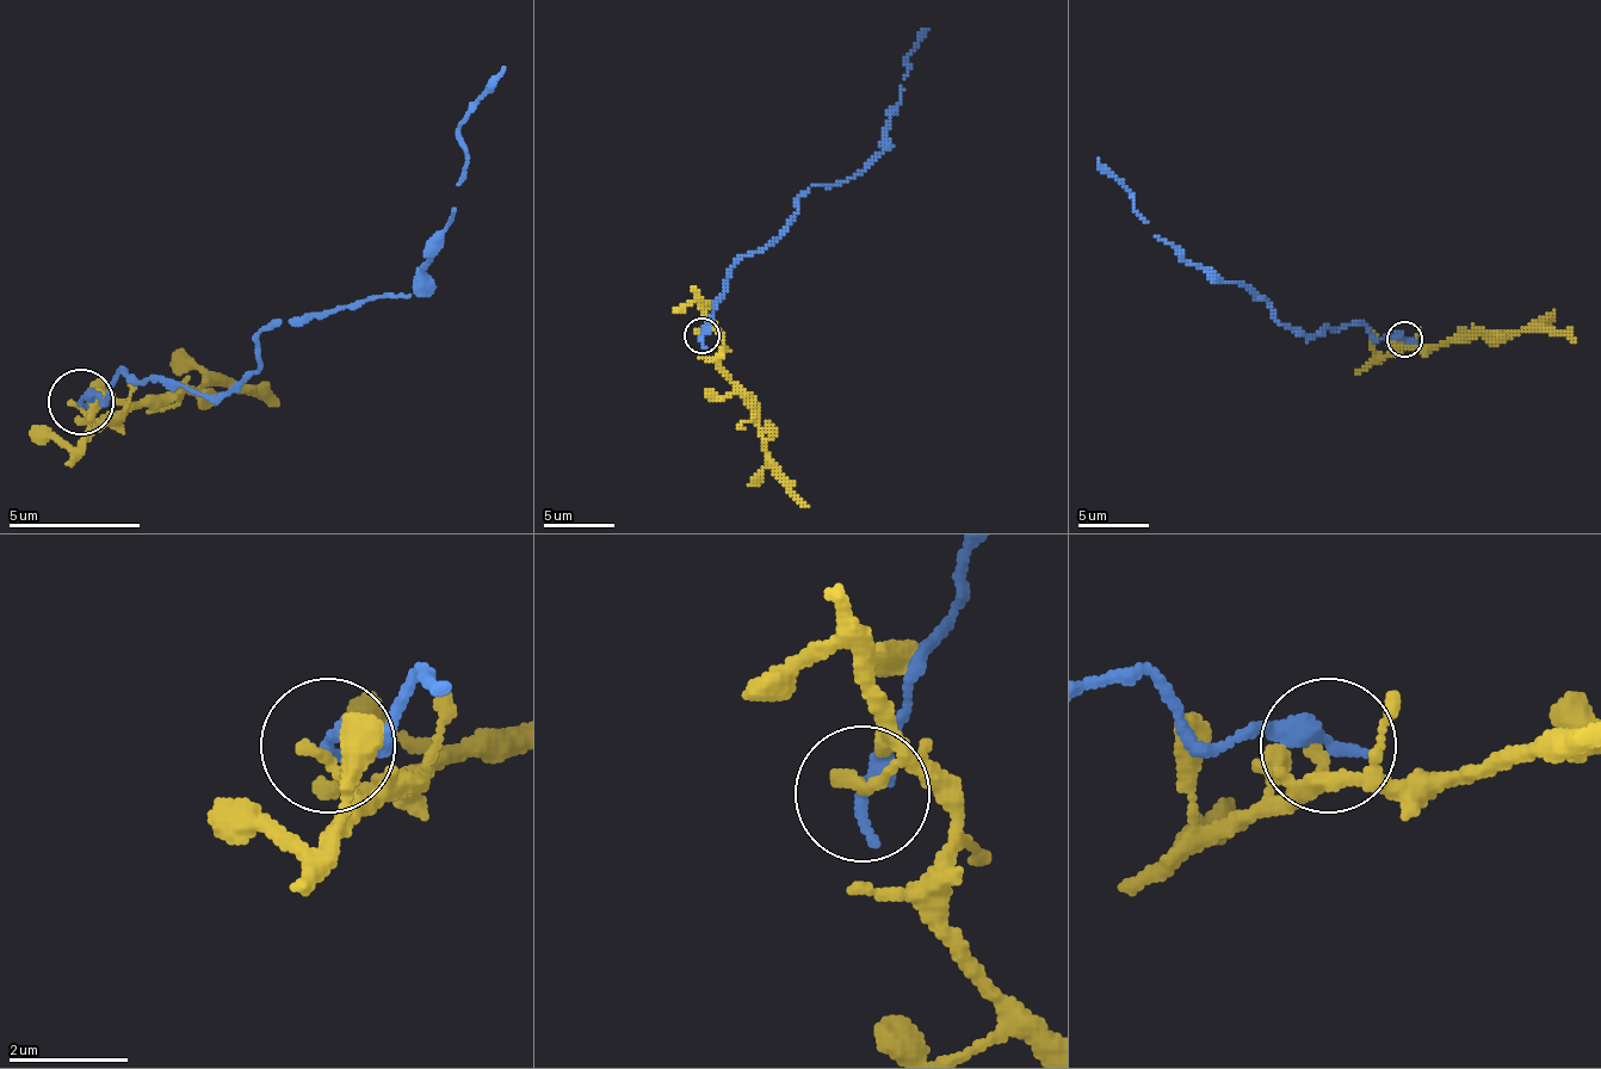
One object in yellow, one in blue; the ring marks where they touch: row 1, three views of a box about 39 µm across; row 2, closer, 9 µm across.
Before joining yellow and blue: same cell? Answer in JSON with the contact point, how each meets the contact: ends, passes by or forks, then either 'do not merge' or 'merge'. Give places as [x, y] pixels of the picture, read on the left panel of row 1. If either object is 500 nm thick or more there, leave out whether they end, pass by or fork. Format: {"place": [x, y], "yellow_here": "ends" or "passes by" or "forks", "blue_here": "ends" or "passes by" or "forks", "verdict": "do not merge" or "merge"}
{"place": [81, 402], "yellow_here": "ends", "blue_here": "ends", "verdict": "do not merge"}

